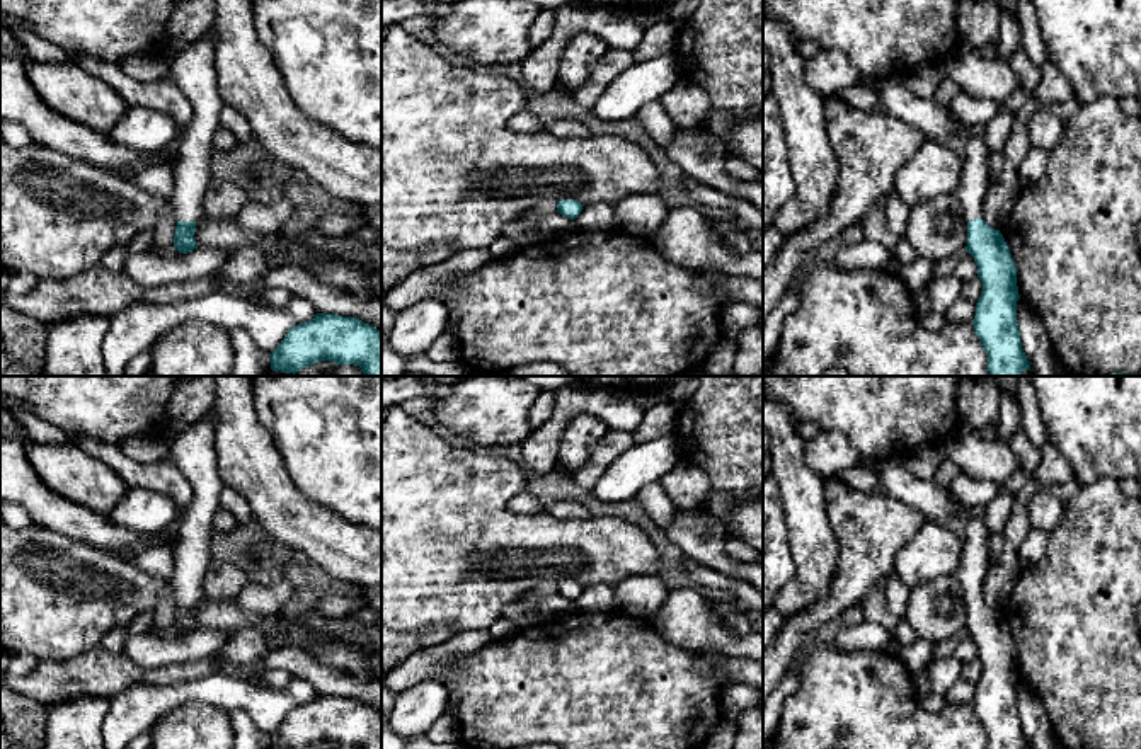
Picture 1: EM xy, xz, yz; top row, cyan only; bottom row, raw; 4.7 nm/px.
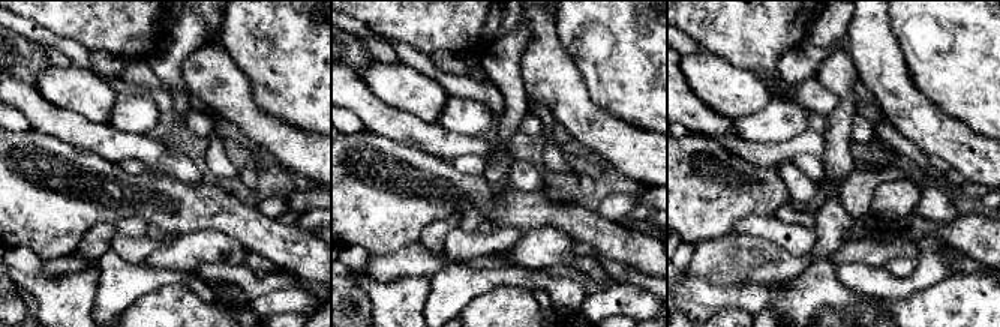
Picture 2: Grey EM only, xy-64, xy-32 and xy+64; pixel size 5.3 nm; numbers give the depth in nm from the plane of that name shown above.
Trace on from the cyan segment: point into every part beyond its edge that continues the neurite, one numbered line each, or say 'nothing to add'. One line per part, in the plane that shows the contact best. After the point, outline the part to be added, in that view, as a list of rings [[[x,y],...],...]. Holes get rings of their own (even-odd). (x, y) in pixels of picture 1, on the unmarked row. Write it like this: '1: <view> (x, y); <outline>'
1: xy (193, 453); [[[204,415],[174,432],[170,461],[189,480],[194,495],[182,509],[174,529],[174,575],[170,579],[177,603],[198,603],[209,562],[213,519],[220,509],[221,480],[215,453],[215,417]]]

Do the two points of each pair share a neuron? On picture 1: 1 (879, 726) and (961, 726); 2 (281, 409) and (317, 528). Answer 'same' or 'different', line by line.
1: same
2: different

